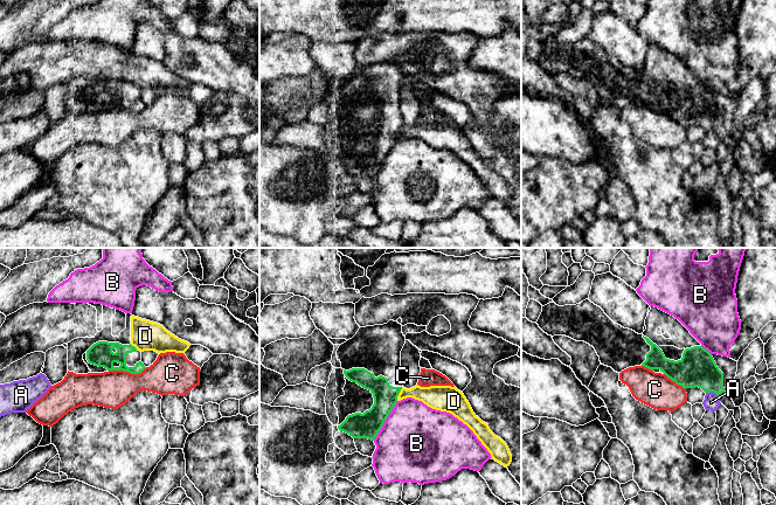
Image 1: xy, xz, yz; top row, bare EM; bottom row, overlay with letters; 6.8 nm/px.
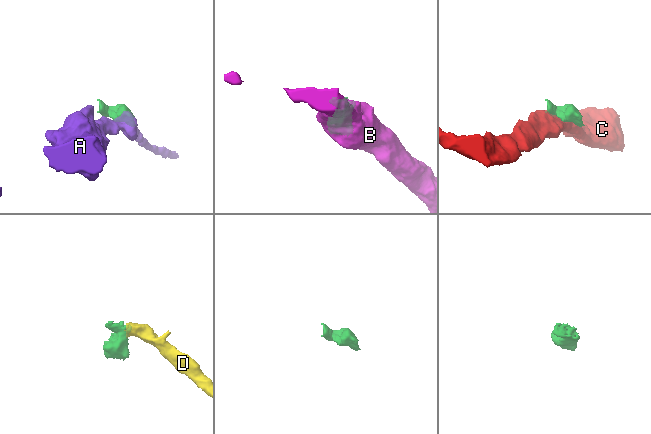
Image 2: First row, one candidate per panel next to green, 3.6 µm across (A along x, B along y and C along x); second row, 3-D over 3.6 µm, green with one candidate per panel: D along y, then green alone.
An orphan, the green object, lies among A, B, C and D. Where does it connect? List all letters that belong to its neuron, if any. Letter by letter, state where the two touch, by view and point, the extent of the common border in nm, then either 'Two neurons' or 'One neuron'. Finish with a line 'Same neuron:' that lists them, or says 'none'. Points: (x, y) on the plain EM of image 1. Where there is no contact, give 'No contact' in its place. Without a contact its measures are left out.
A: Touches green at yz (712, 129). Shared border 90 nm. Two neurons
B: Touches green at xz (385, 158). Shared border 320 nm. Two neurons
C: Touches green at xy (127, 109). Shared border 260 nm. Two neurons
D: Touches green at xz (399, 131). Shared border 100 nm. Two neurons
Same neuron: none

